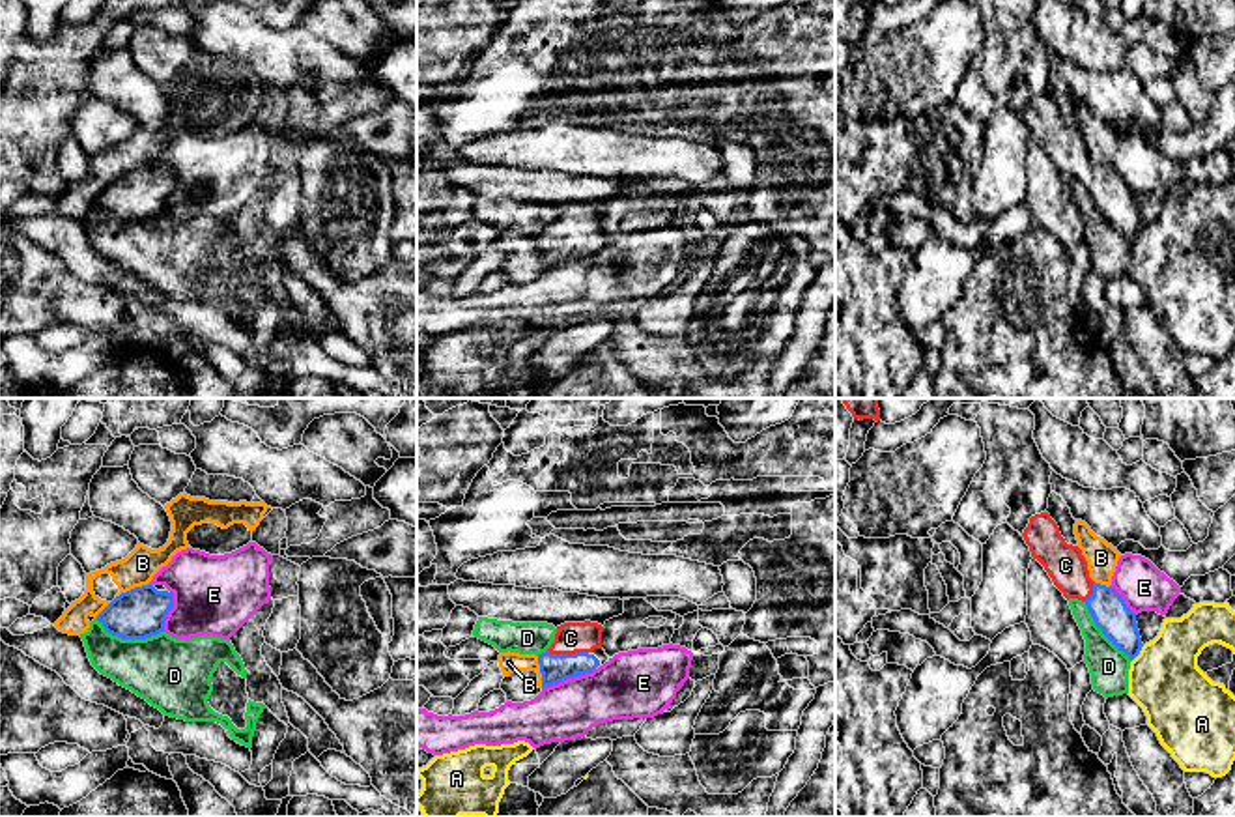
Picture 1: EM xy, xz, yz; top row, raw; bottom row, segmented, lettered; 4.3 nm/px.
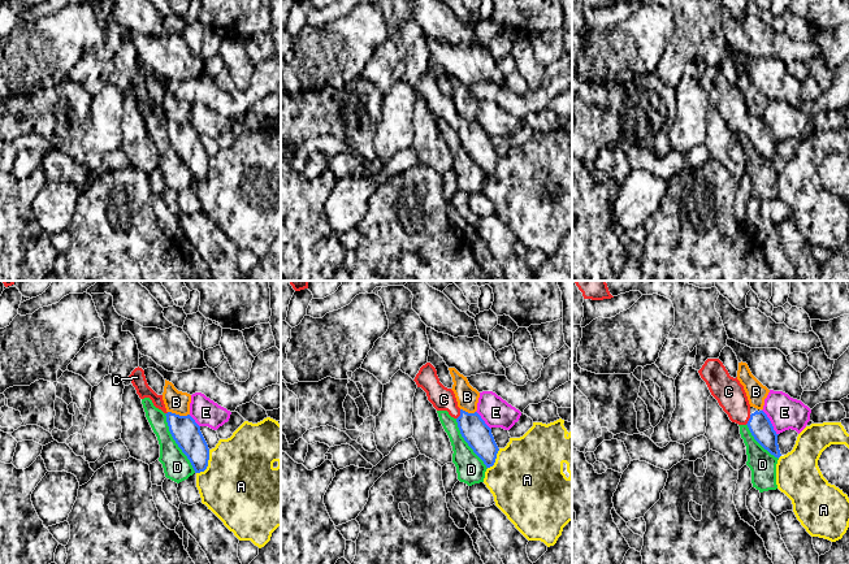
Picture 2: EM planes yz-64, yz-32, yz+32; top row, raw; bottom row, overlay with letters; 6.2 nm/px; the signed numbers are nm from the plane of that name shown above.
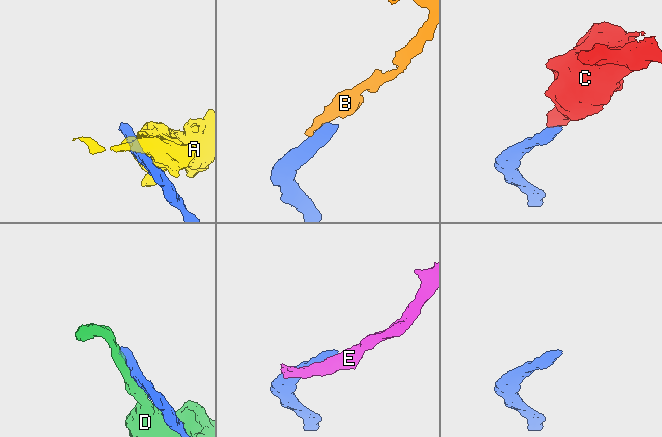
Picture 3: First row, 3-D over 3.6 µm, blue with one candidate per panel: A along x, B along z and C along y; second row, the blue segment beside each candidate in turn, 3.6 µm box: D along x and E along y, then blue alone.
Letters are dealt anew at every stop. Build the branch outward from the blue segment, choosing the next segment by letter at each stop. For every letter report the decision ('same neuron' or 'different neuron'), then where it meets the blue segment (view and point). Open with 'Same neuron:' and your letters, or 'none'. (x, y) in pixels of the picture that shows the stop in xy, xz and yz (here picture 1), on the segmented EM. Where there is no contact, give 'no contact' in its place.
Same neuron: C
A: different neuron; meets blue in yz at (1138, 653)
B: different neuron; meets blue in xy at (131, 589)
C: same neuron; meets blue in xz at (568, 655)
D: different neuron; meets blue in xy at (129, 638)
E: different neuron; meets blue in xz at (568, 677)

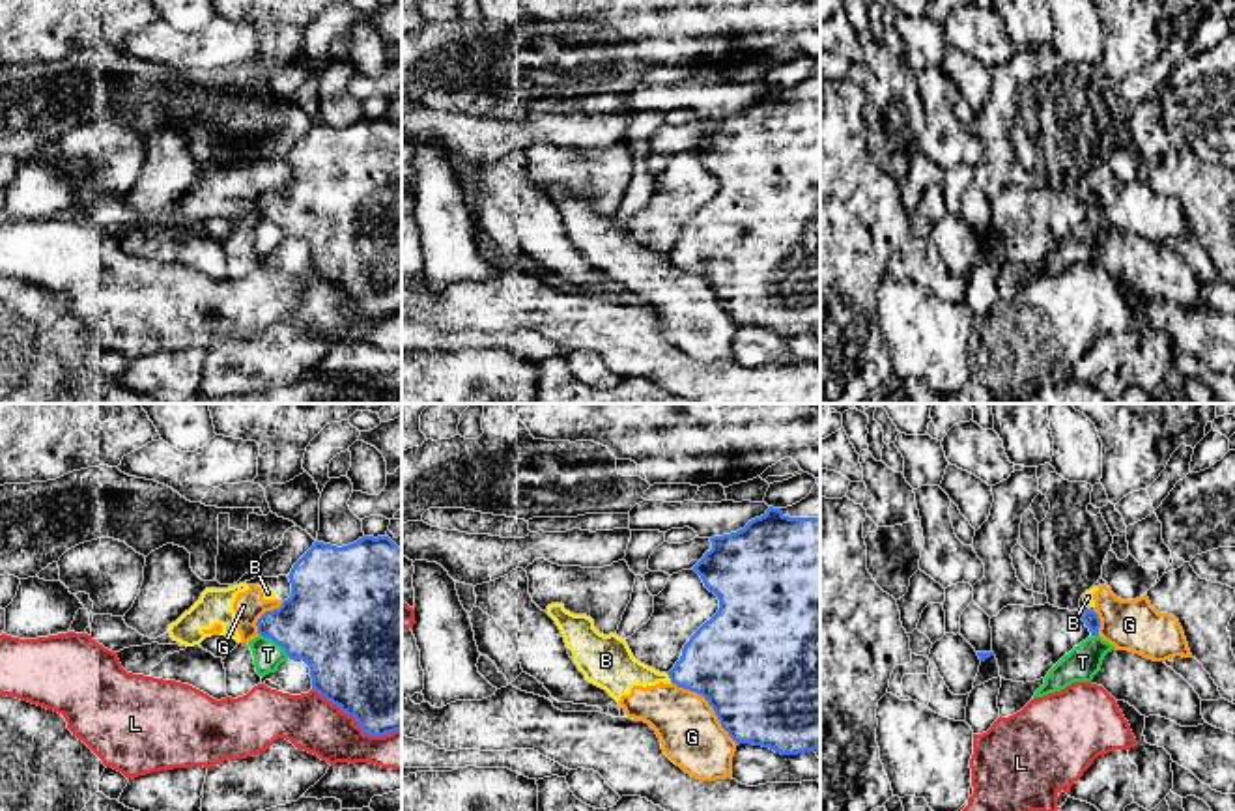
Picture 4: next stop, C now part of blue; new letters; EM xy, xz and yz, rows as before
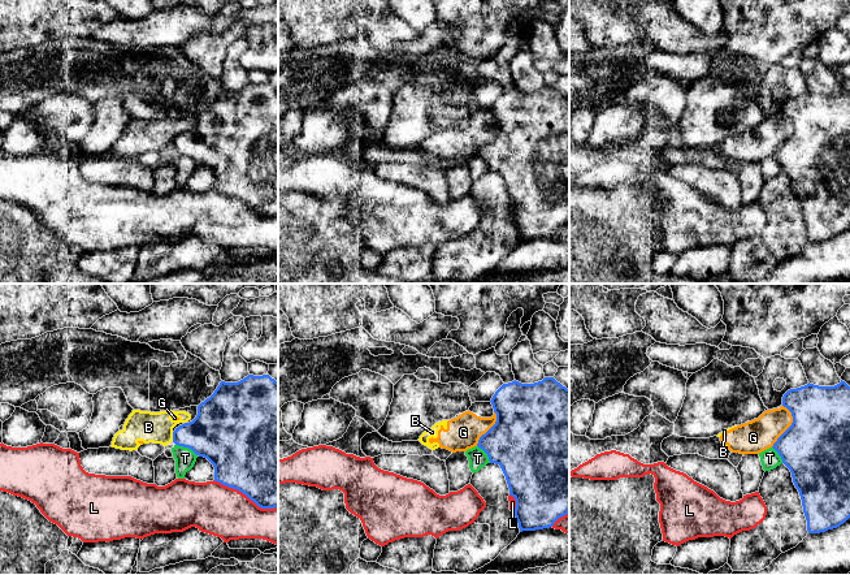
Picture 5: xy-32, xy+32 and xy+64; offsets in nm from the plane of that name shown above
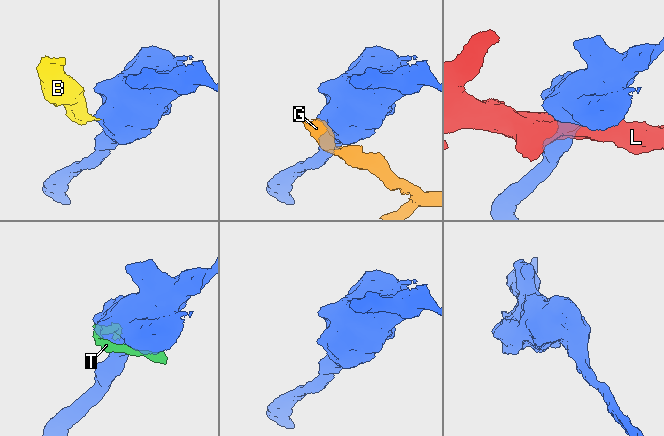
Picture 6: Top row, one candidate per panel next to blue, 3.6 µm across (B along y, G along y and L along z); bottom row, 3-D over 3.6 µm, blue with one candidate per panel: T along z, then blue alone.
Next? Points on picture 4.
Same neuron: none
B: different neuron; meets blue in xz at (669, 677)
G: different neuron; meets blue in xz at (709, 703)
L: different neuron; meets blue in xy at (357, 722)
T: different neuron; meets blue in xy at (275, 641)

